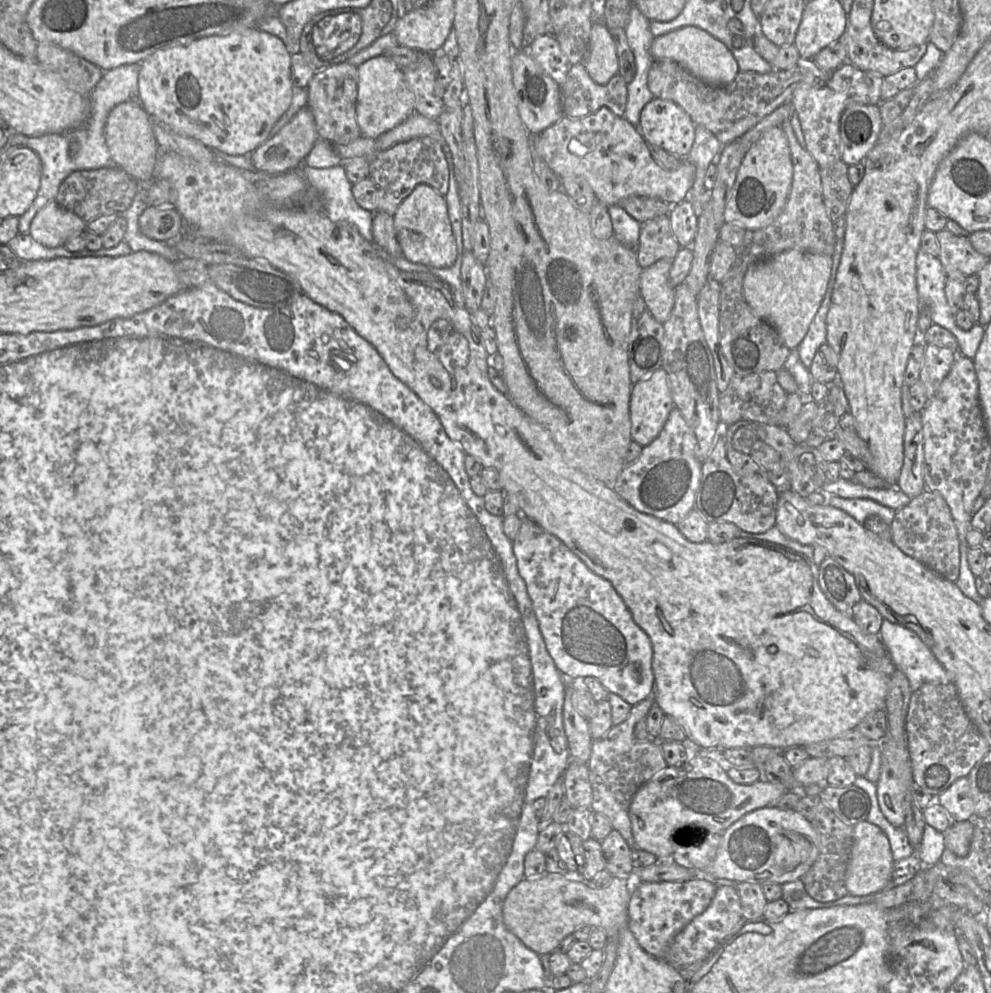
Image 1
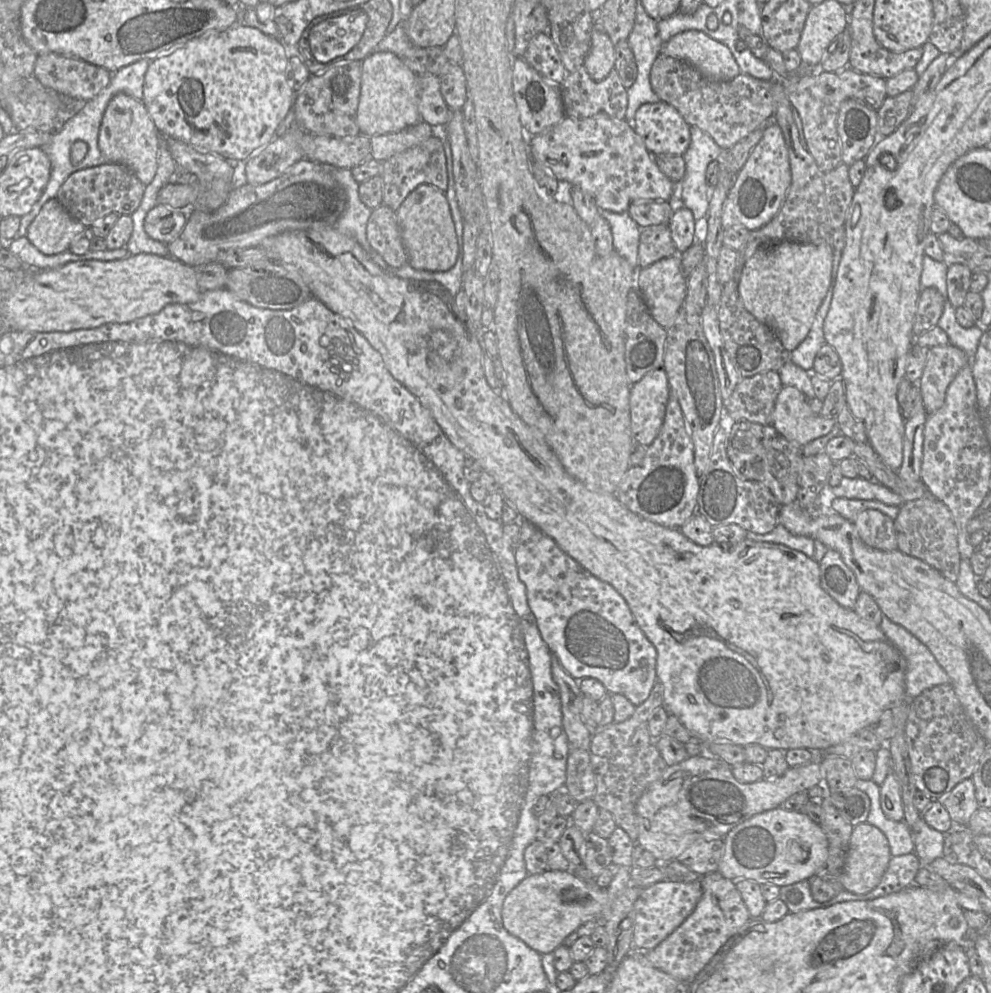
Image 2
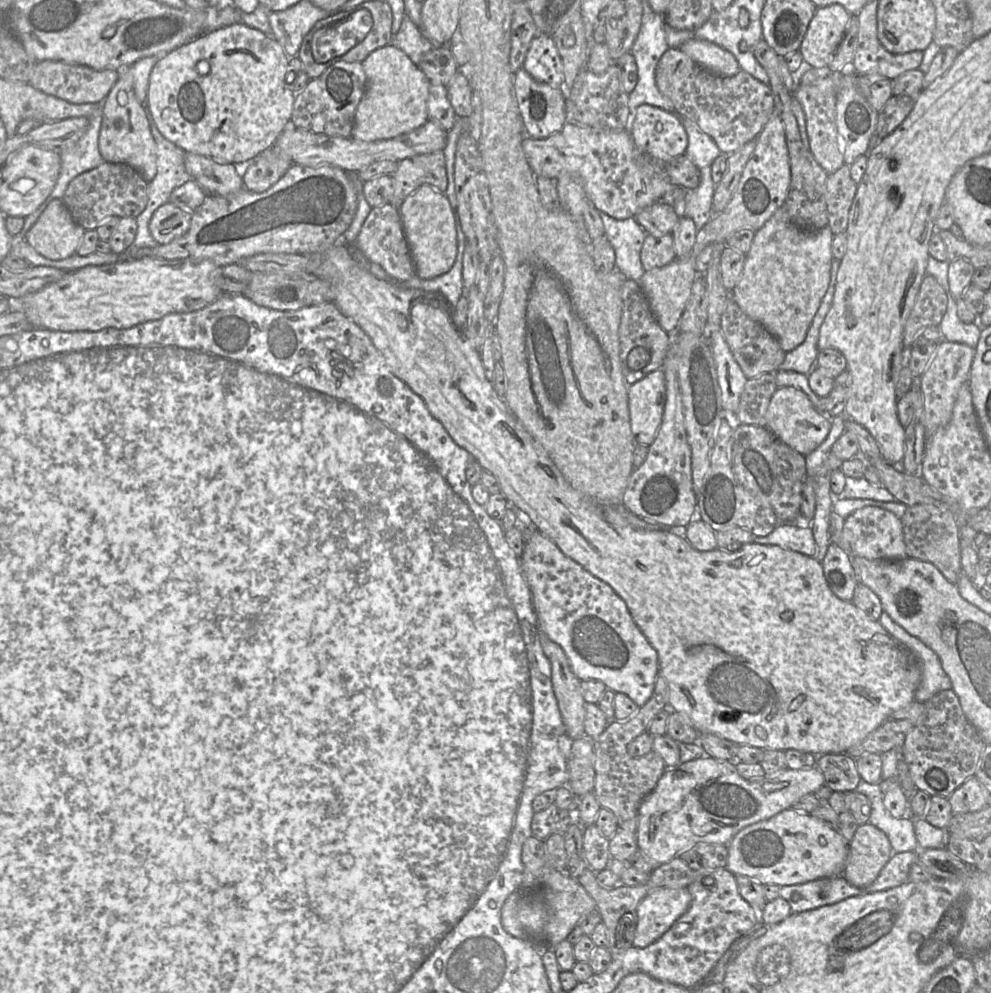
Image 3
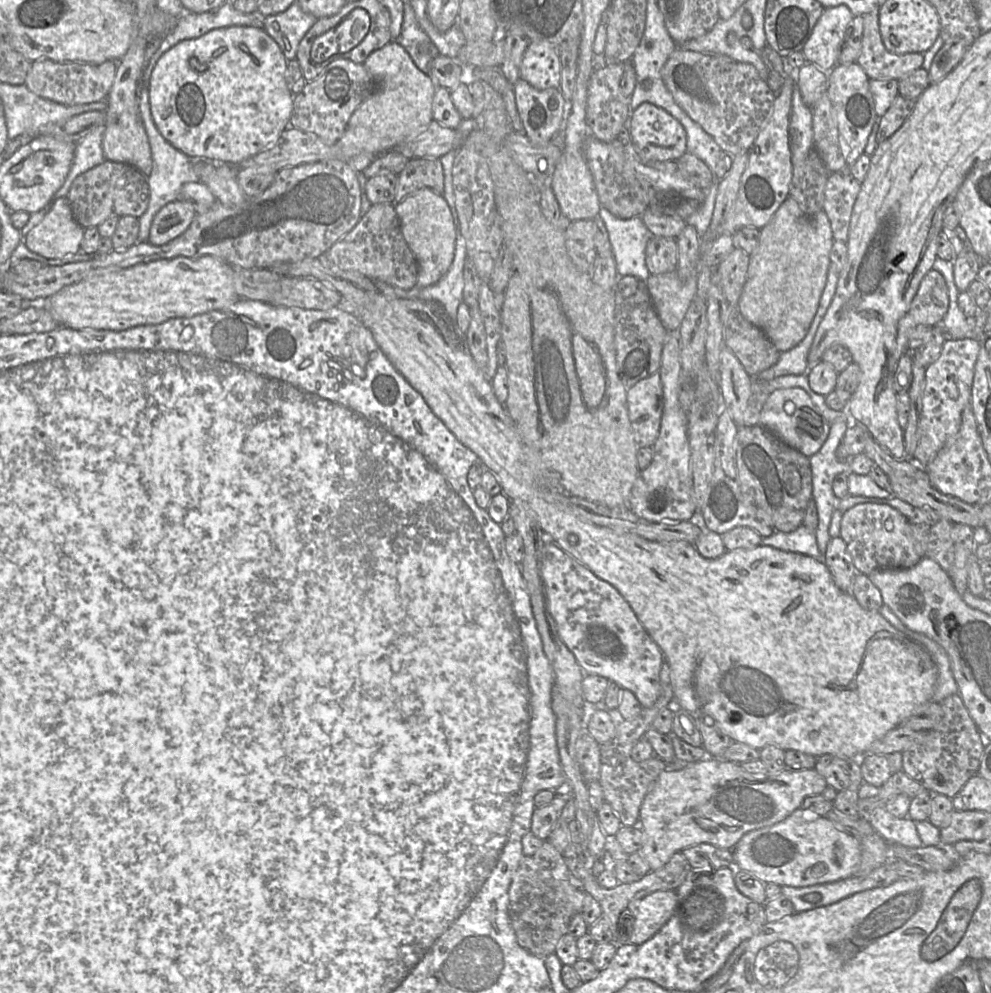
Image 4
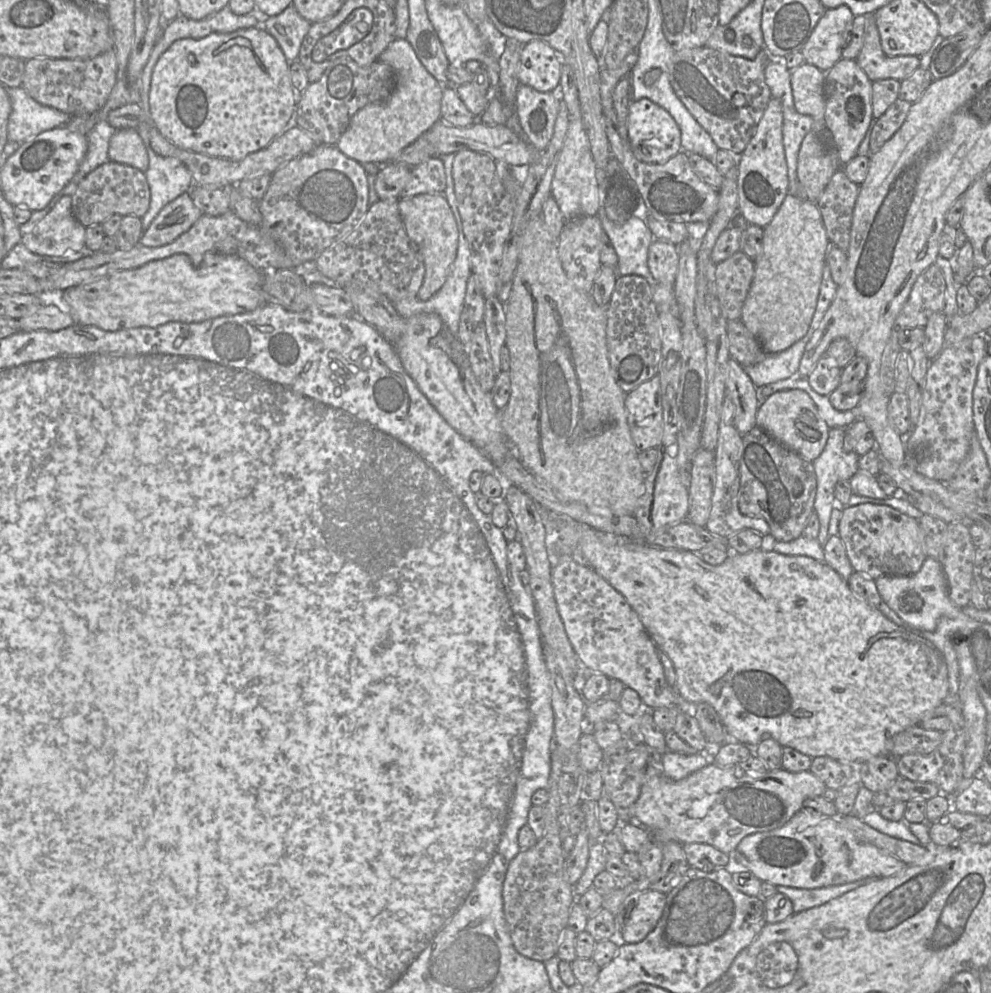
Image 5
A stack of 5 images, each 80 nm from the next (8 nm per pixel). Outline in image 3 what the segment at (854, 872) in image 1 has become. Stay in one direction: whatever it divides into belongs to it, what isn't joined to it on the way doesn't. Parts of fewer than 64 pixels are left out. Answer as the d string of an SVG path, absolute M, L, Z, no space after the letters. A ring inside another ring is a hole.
M869 823L858 825L849 842L842 876L853 886L866 888L875 881L893 853L884 832Z

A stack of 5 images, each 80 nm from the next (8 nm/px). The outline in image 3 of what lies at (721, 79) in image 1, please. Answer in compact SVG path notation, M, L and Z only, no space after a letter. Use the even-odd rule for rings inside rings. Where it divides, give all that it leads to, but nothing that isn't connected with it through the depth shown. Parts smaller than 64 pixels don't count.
M687 40L679 49L699 66L713 74L731 77L740 71L733 54L706 40Z

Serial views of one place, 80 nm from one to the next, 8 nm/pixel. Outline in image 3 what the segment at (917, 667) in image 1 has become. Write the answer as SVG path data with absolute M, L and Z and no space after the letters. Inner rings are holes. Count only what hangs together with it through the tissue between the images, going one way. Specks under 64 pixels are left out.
M885 611L882 612L879 622L893 637L912 650L920 661L921 681L915 691L914 701L924 703L938 692L952 689L951 680L943 670L938 655L932 649L909 634Z

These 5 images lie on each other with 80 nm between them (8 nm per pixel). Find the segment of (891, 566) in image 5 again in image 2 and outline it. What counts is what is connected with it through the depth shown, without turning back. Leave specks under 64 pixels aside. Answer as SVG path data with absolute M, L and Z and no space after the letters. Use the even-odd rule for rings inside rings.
M866 509L853 521L862 541L875 549L893 551L898 548L894 520L876 509Z

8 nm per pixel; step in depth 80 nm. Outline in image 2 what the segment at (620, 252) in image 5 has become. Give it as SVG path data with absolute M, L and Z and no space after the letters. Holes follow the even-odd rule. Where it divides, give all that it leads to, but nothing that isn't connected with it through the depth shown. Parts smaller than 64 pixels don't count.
M599 209L599 214L610 225L614 250L635 270L642 269L639 266L639 243L642 228L627 211L615 213Z

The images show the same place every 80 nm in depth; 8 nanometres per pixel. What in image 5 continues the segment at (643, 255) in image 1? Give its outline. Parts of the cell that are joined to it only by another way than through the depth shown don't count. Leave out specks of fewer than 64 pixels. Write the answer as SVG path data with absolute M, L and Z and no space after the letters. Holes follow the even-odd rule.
M654 239L648 249L648 267L653 283L674 286L679 265L678 245Z

